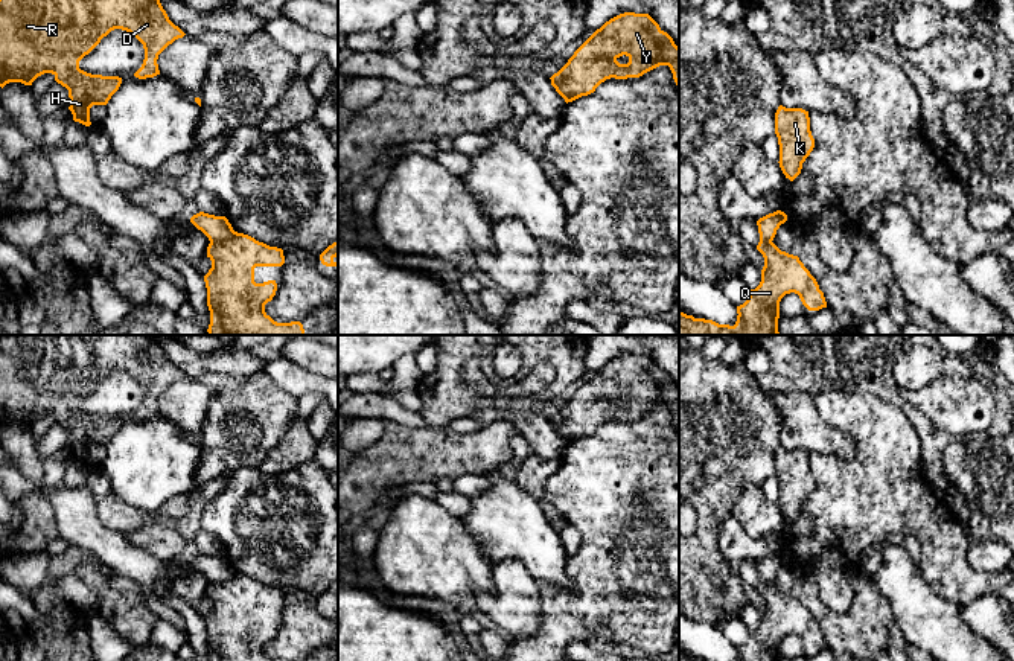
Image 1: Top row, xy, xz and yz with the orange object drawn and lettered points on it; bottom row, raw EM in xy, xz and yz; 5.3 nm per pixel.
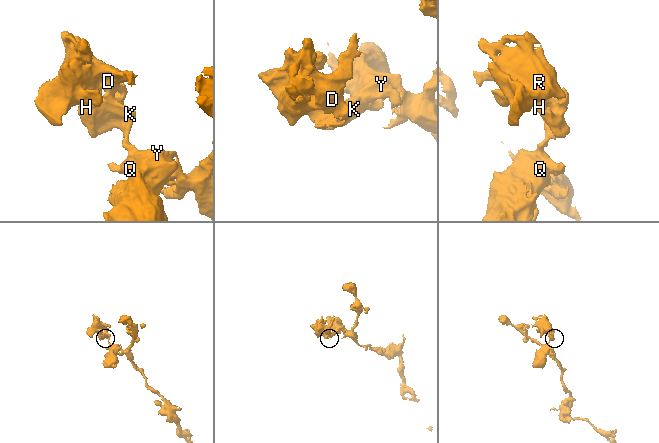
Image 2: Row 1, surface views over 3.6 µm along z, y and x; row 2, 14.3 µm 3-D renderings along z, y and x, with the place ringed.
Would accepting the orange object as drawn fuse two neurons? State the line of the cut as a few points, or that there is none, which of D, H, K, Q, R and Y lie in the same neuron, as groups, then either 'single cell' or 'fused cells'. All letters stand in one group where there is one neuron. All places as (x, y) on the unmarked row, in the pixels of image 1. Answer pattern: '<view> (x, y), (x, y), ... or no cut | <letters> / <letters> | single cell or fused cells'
xy (235, 573), (221, 582), (210, 584) | D H K R / Q Y | fused cells

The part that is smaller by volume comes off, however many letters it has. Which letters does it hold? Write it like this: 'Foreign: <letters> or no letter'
Foreign: D, H, K, R

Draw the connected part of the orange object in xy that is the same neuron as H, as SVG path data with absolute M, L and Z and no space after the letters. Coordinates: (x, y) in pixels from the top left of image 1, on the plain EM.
M0 335L0 428L3 429L9 423L32 426L38 417L52 414L55 422L69 431L69 451L73 461L90 468L90 449L107 446L119 431L122 419L87 414L79 410L79 402L114 370L129 373L143 385L145 401L134 414L139 420L160 416L158 396L175 381L186 376L169 361L160 340L154 335Z

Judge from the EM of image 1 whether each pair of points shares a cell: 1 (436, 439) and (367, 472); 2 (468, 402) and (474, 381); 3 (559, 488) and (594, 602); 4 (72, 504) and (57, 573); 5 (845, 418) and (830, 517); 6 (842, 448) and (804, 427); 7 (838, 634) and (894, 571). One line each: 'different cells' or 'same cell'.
1: same cell
2: different cells
3: same cell
4: different cells
5: same cell
6: same cell
7: different cells

